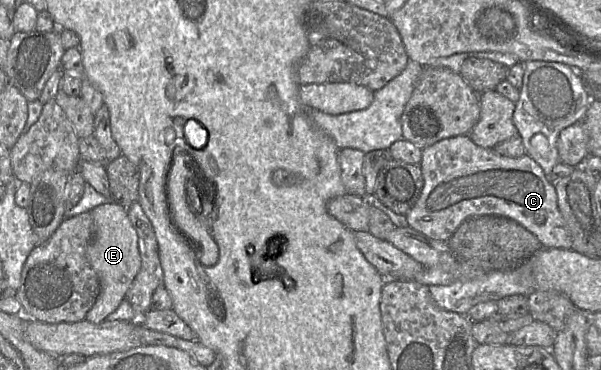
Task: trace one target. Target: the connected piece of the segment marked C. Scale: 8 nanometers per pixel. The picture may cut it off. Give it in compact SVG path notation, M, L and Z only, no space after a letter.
M468 136L443 139L422 149L420 163L423 188L420 197L406 214L409 227L429 239L448 242L456 229L467 219L480 216L500 216L516 221L533 233L545 248L571 250L571 236L558 207L555 188L542 168L528 155L512 158L499 155L494 149L477 146Z

